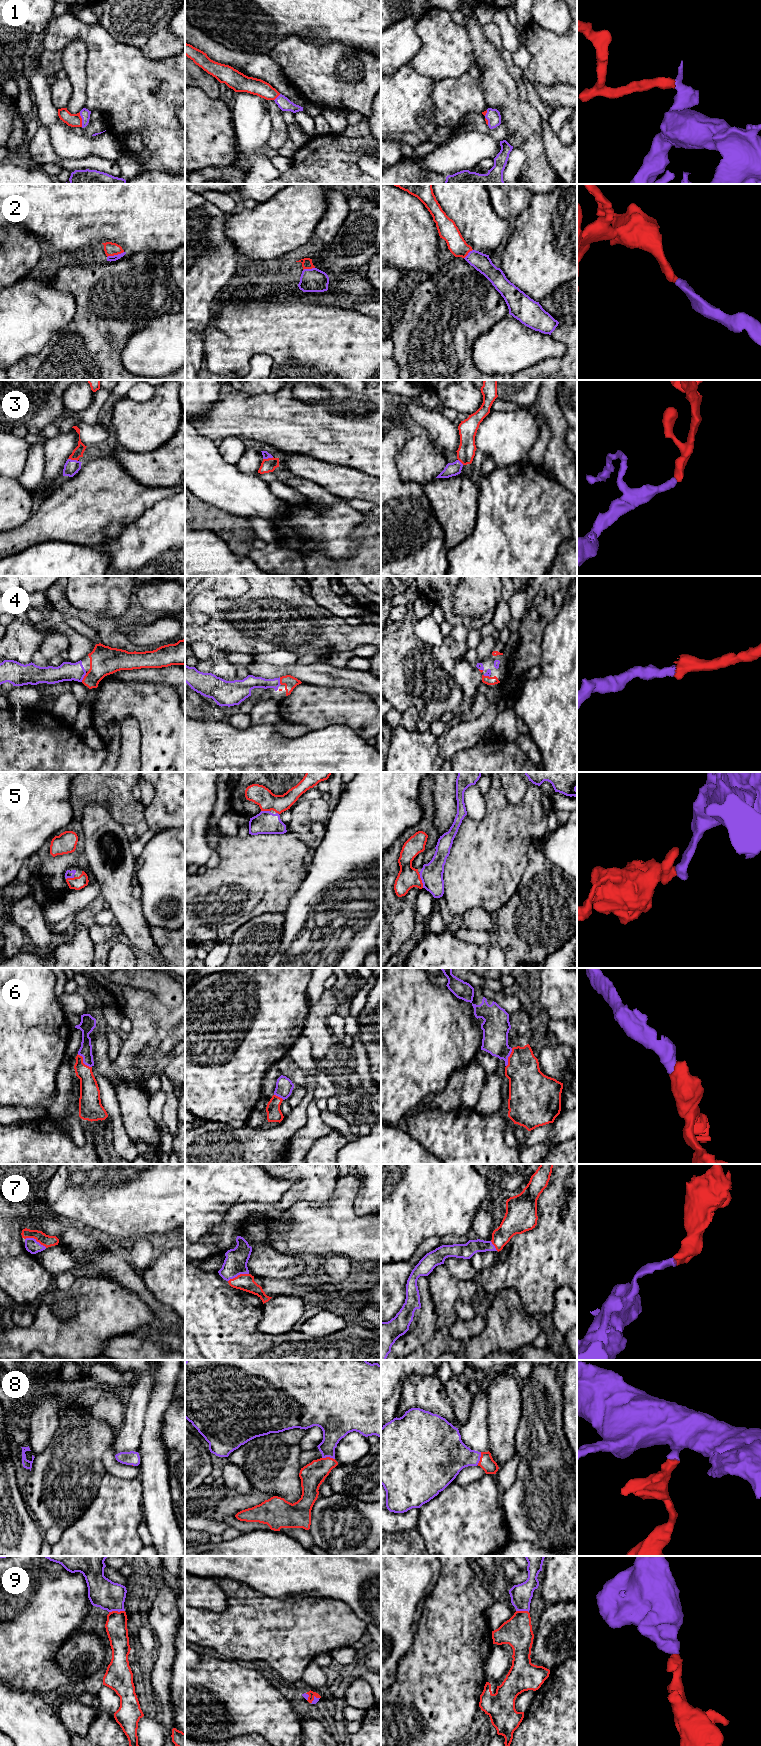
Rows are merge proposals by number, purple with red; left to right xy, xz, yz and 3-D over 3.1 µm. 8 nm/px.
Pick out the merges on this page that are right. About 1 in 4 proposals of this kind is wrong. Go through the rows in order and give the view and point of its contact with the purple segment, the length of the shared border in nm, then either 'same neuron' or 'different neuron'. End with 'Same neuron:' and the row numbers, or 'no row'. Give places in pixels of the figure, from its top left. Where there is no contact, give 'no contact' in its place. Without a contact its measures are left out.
1: meets purple in xy at (82, 119); contact 120 nm long; same neuron
2: meets purple in xy at (115, 255); contact 140 nm long; same neuron
3: meets purple in xz at (268, 457); contact 90 nm long; same neuron
4: meets purple in xy at (83, 677); contact 80 nm long; same neuron
5: meets purple in yz at (421, 879); contact 130 nm long; same neuron
6: meets purple in xy at (83, 1061); contact 160 nm long; same neuron
7: meets purple in xy at (35, 1240); contact 190 nm long; same neuron
8: meets purple in xz at (328, 1456); contact 110 nm long; same neuron
9: meets purple in xy at (116, 1610); contact 130 nm long; same neuron
Same neuron: 1, 2, 3, 4, 5, 6, 7, 8, 9

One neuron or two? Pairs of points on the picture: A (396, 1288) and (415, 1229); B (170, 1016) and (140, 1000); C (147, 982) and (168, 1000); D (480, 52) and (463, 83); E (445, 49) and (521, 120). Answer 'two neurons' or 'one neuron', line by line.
A: two neurons
B: one neuron
C: one neuron
D: two neurons
E: two neurons

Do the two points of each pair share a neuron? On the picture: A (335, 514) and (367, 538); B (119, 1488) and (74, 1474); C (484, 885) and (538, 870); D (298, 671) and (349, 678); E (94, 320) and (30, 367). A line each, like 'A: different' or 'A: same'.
A: different
B: different
C: different
D: same
E: same

